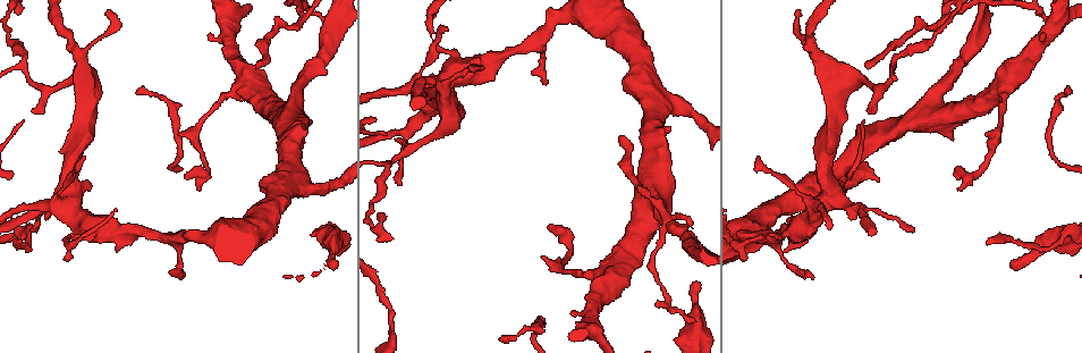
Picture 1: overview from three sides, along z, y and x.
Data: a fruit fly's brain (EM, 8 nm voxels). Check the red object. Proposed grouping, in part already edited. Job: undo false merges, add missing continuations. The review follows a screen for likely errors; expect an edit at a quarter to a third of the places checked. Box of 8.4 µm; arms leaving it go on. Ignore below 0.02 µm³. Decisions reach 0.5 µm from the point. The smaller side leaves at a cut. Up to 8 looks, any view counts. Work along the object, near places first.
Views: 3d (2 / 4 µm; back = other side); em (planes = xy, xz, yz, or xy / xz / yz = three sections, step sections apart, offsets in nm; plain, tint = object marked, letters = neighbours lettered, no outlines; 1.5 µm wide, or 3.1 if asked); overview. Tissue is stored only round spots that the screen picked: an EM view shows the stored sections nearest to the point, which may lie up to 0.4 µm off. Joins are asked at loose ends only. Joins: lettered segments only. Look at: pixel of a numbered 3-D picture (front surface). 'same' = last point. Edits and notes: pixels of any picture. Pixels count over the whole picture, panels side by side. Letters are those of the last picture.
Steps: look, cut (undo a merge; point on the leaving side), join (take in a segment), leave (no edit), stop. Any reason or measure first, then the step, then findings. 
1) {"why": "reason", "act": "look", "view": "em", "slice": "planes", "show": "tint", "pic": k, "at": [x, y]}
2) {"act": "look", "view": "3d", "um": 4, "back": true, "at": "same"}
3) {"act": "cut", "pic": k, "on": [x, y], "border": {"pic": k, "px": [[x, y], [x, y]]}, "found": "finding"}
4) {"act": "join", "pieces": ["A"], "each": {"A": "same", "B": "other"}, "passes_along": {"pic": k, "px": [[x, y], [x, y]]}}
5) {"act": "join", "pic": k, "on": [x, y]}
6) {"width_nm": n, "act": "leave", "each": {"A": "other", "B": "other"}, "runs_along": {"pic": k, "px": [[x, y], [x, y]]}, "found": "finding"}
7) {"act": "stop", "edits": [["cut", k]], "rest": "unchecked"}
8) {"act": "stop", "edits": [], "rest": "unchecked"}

{"why": "thin end", "act": "look", "view": "3d", "um": 4, "pic": 1, "at": [398, 183]}

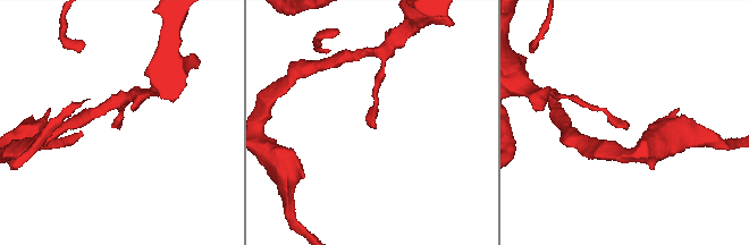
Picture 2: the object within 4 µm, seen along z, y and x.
{"act": "look", "view": "em", "slice": "yz", "step": 4, "show": "letters", "pic": 2, "at": [627, 126]}

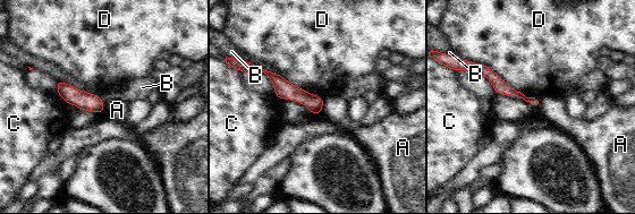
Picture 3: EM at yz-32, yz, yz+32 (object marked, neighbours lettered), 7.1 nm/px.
{"why": "another direction", "act": "look", "view": "em", "slice": "planes", "show": "letters", "at": "same"}

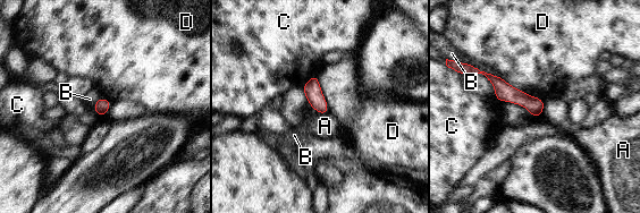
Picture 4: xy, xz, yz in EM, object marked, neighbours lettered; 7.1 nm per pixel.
{"longest_contact_nm": ["D", 340], "act": "leave", "each": {"A": "other", "B": "other", "C": "other", "D": "other"}, "border": {"pic": 4, "px": [[545, 103], [540, 114]]}, "found": "no lettered segment goes on from it"}

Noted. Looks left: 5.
{"why": "thin end", "act": "look", "view": "3d", "um": 2, "pic": 1, "at": [379, 214]}

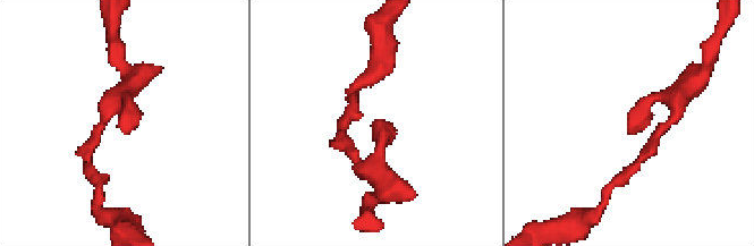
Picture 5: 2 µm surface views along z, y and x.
{"act": "look", "view": "em", "slice": "xz", "step": 8, "show": "letters", "pic": 5, "at": [627, 130]}

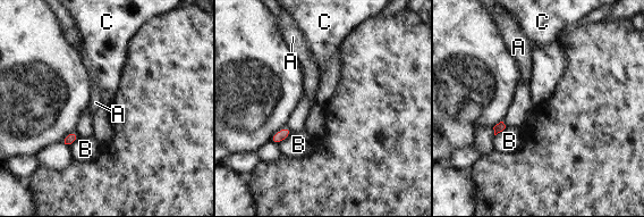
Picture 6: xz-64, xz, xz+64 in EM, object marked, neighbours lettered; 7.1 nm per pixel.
{"act": "look", "view": "em", "slice": "planes", "show": "letters", "at": "same"}

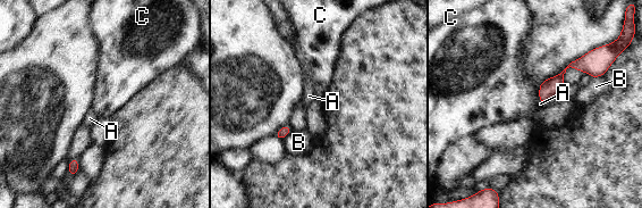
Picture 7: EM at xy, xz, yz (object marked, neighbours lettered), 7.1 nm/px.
{"width_nm": 140, "act": "leave", "each": {"A": "other", "B": "other", "C": "other"}, "runs_along": {"pic": 7, "px": [[597, 66], [569, 65], [541, 99]]}, "found": "none of them fits"}

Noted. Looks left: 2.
{"act": "stop", "edits": [], "rest": "unchecked"}

